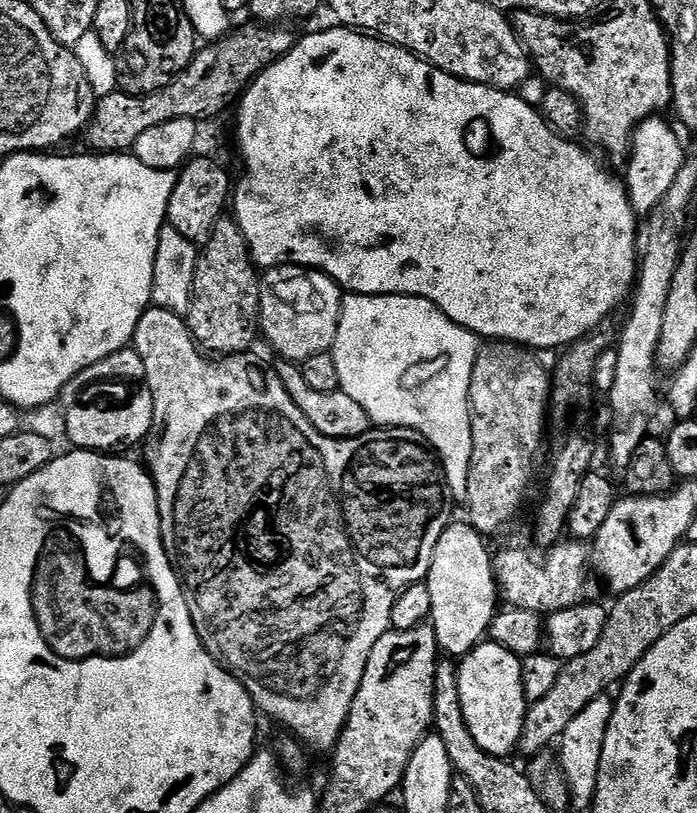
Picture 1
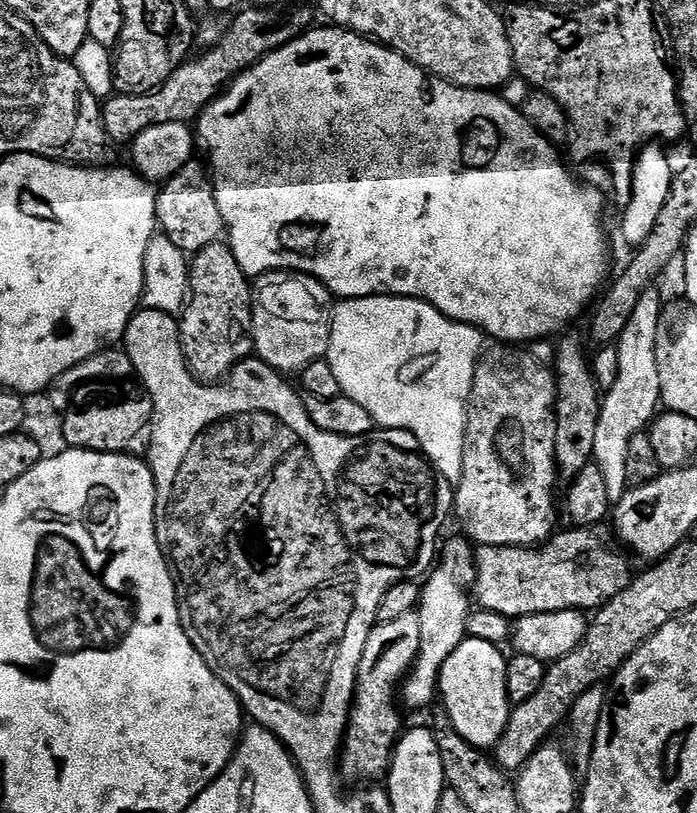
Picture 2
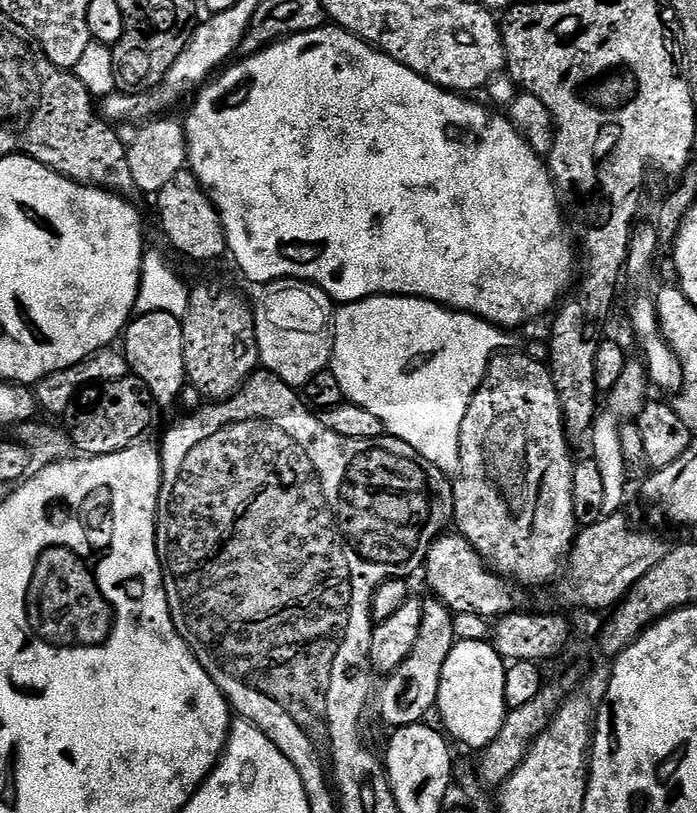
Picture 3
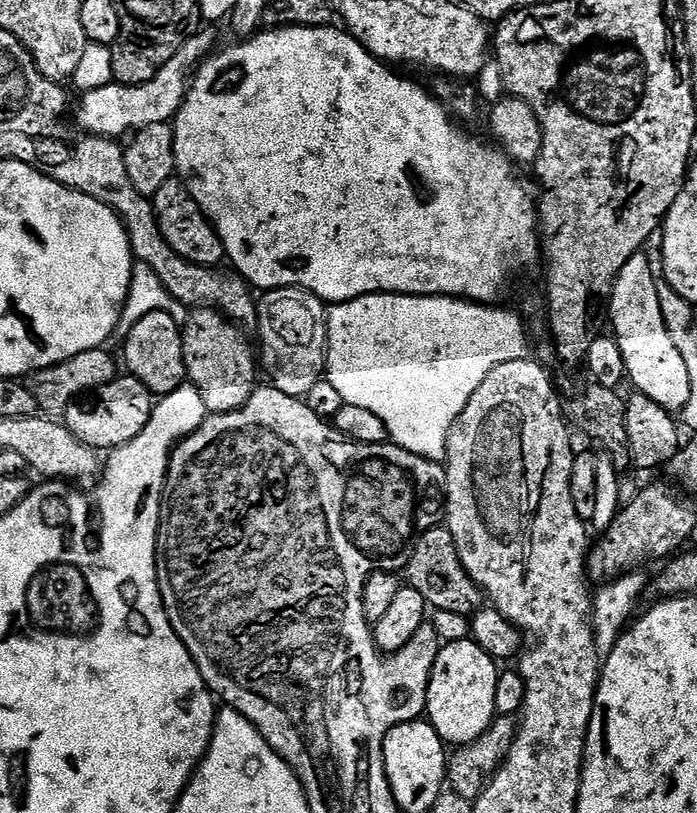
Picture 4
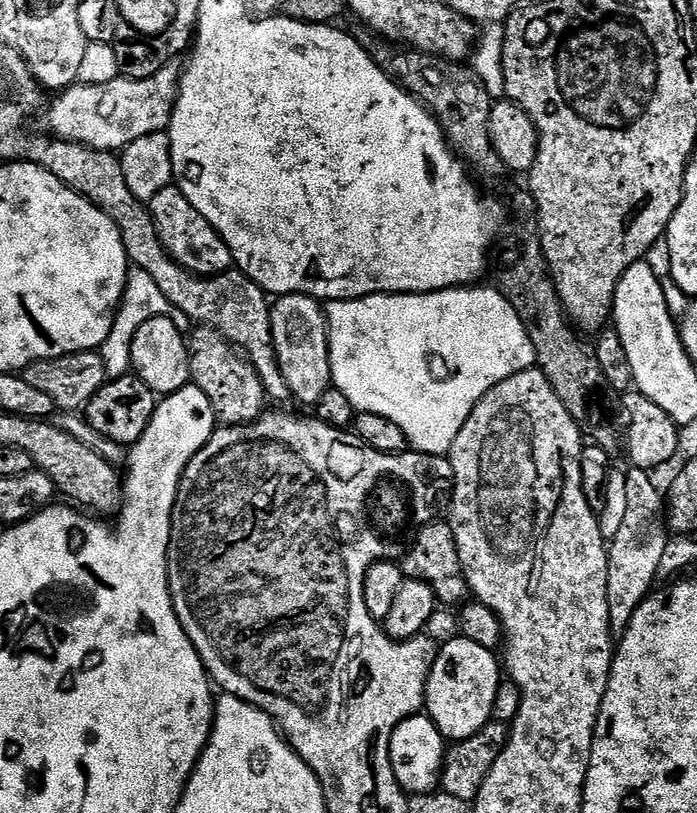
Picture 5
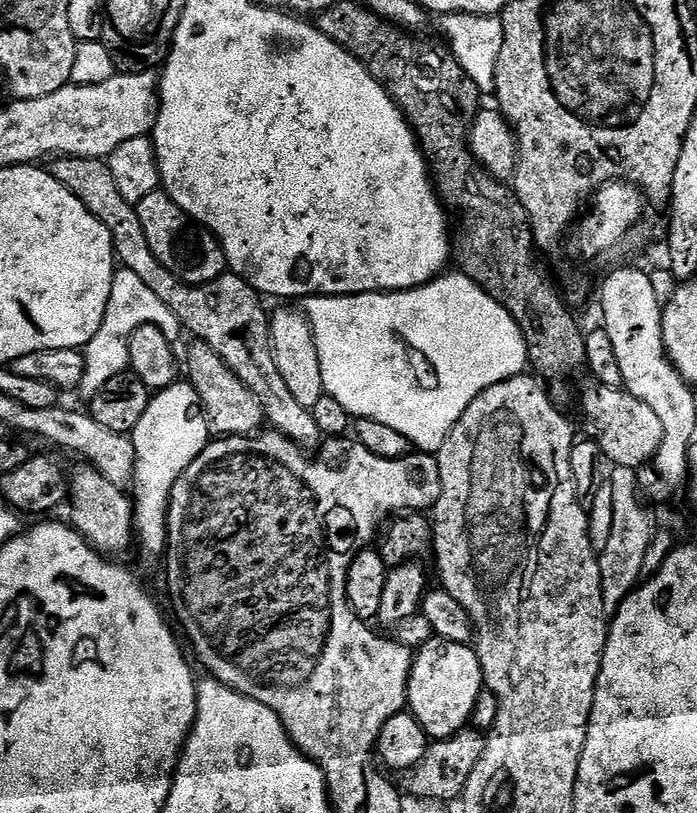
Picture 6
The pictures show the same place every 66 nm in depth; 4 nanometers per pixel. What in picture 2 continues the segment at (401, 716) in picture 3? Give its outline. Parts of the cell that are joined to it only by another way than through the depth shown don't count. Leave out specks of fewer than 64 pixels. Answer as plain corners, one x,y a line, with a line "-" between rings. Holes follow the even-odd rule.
462,540
450,541
445,550
442,564
429,573
421,591
421,603
418,614
423,622
422,646
419,658
410,675
402,684
402,704
405,709
424,708
438,696
440,671
468,636
468,623
471,620
470,602
465,588
475,581
475,553

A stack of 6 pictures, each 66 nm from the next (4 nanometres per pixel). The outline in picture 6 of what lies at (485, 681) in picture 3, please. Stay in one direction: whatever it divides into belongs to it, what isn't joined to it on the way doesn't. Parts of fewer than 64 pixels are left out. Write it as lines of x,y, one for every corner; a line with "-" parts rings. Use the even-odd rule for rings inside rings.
433,638
415,653
412,673
408,679
407,707
429,737
447,740
456,732
464,731
480,700
480,691
483,693
485,688
484,671
475,647
467,643
455,644
453,640

